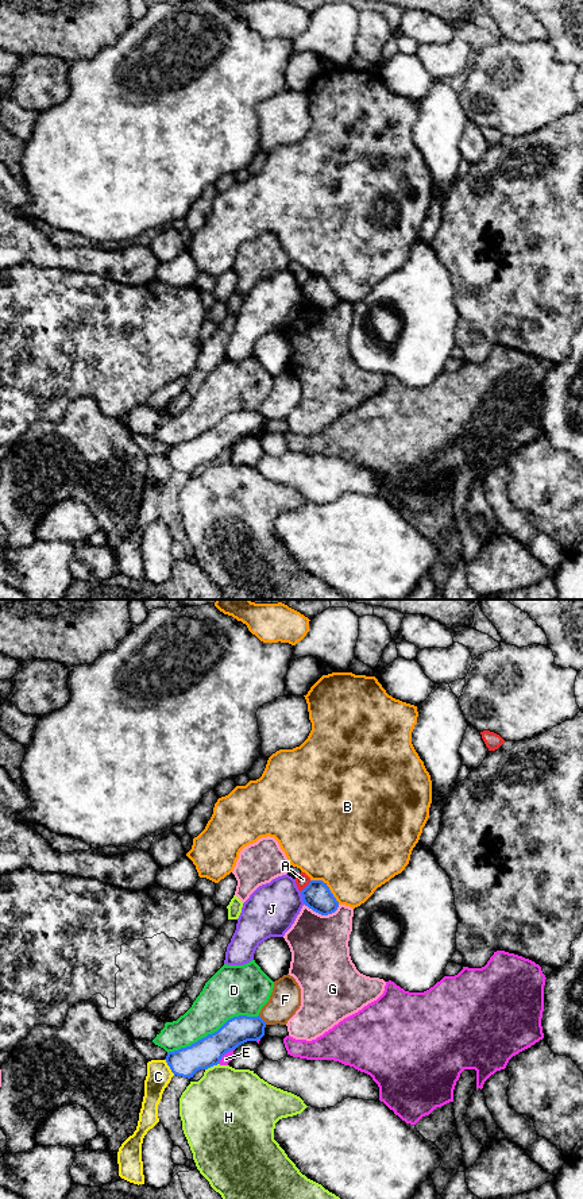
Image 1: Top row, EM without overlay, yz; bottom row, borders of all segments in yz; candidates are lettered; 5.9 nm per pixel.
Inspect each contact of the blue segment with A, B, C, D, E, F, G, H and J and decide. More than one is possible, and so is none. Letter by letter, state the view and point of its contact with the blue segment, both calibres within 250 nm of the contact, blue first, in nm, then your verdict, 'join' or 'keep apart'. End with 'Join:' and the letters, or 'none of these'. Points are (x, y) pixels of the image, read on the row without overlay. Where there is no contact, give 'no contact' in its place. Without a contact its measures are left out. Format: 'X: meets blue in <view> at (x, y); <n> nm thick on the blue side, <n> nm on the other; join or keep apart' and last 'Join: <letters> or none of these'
A: meets blue in yz at (307, 281); 170 nm thick on the blue side, 80 nm on the other; keep apart
B: meets blue in yz at (328, 282); 170 nm thick on the blue side, 480 nm on the other; keep apart
C: meets blue in yz at (169, 461); 180 nm thick on the blue side, 140 nm on the other; keep apart
D: meets blue in yz at (212, 428); 180 nm thick on the blue side, 280 nm on the other; keep apart
E: meets blue in yz at (224, 448); 180 nm thick on the blue side, 60 nm on the other; keep apart
F: meets blue in yz at (262, 415); 160 nm thick on the blue side, 190 nm on the other; keep apart
G: meets blue in yz at (321, 309); 170 nm thick on the blue side, 360 nm on the other; keep apart
H: meets blue in yz at (211, 461); 180 nm thick on the blue side, 440 nm on the other; keep apart
J: meets blue in yz at (302, 293); 170 nm thick on the blue side, 300 nm on the other; keep apart
Join: none of these

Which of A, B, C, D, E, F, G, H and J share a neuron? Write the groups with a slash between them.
A / B / C / D / E / F / G / H / J

